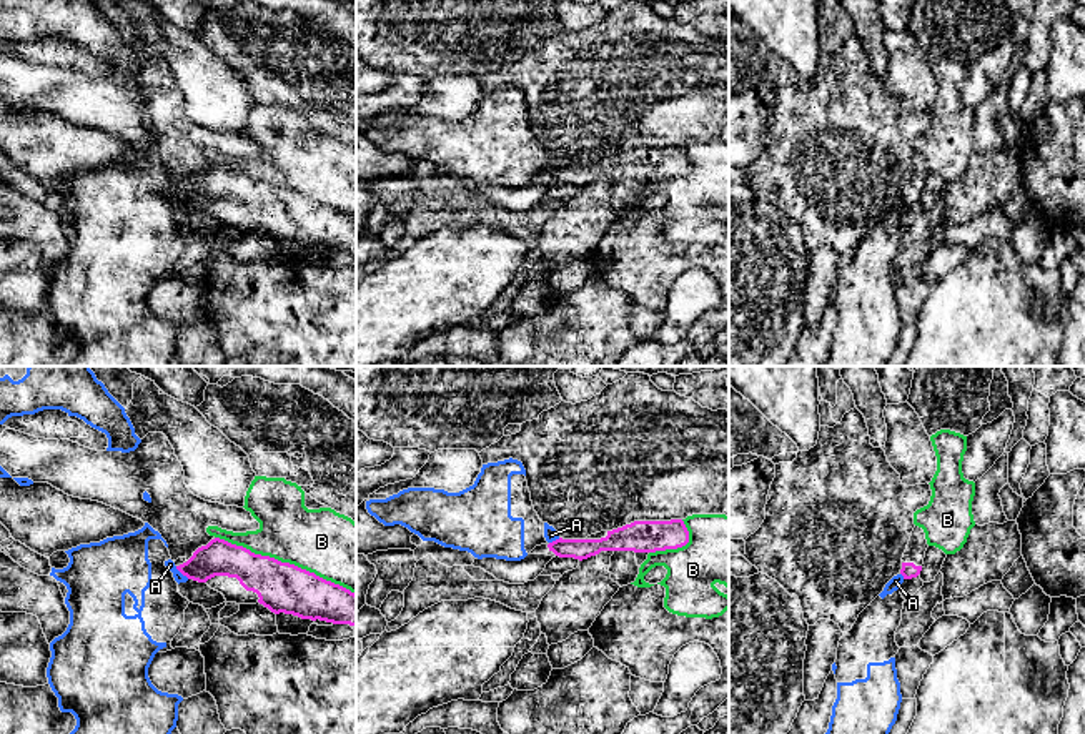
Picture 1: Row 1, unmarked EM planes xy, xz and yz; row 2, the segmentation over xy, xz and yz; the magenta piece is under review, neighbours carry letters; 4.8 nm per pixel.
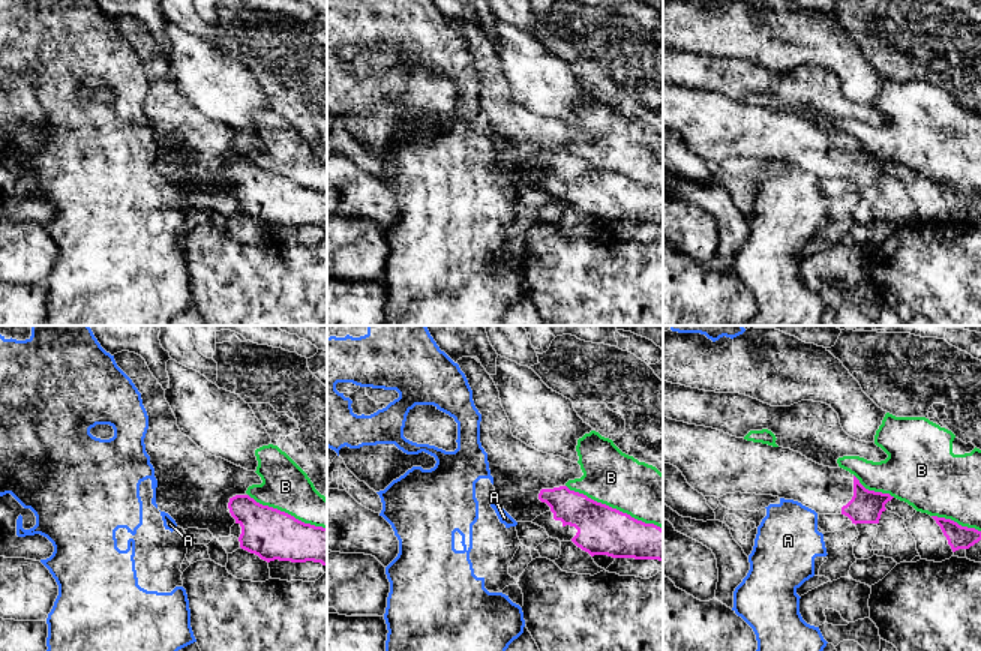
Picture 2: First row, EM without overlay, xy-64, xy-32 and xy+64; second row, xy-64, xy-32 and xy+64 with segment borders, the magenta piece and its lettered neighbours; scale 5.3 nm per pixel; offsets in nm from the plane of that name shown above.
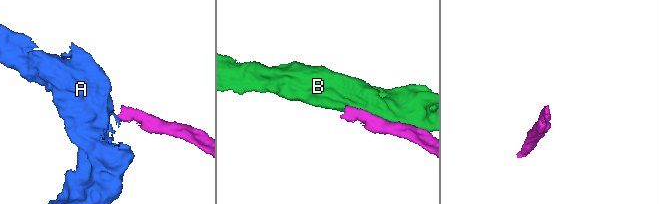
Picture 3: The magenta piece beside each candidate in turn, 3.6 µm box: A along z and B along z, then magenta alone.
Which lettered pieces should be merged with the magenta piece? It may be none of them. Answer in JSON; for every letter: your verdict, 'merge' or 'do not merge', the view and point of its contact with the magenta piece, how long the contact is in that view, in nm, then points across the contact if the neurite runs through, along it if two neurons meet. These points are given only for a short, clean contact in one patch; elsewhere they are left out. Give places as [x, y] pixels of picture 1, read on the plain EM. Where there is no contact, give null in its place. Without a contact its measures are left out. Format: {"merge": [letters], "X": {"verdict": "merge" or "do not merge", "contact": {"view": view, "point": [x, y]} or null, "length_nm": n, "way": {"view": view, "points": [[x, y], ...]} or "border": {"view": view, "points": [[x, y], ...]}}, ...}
{"merge": [], "A": {"verdict": "do not merge", "contact": {"view": "xy", "point": [182, 200]}, "length_nm": 90, "border": {"view": "xy", "points": [[175, 193], [188, 205]]}}, "B": {"verdict": "do not merge", "contact": {"view": "xy", "point": [285, 190]}, "length_nm": 750}}

